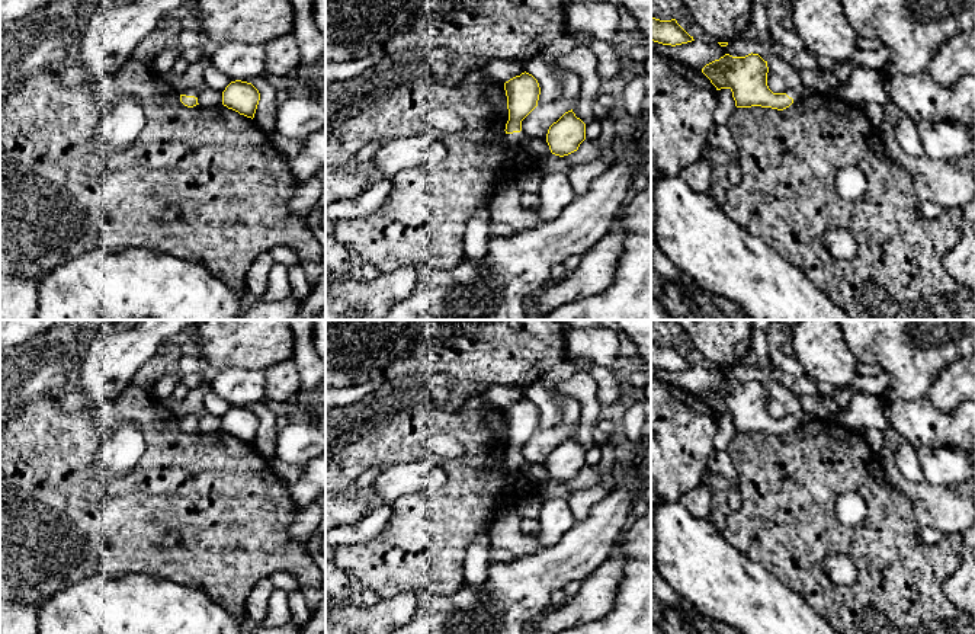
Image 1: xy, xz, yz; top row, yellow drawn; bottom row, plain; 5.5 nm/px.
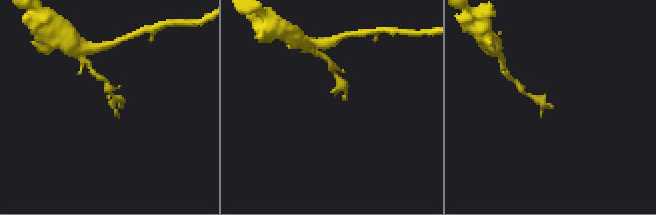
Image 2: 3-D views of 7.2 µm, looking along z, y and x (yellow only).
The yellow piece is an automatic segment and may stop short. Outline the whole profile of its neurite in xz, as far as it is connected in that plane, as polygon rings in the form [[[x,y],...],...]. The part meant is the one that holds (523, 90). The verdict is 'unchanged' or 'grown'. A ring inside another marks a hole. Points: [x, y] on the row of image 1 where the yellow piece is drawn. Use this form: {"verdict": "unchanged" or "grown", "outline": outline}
{"verdict": "grown", "outline": [[[522,73],[504,83],[507,96],[509,121],[506,124],[507,151],[514,151],[520,147],[522,121],[538,106],[541,87],[538,80],[529,74]]]}

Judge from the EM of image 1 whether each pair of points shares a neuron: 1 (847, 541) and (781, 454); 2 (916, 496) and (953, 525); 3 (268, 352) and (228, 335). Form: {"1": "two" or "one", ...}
{"1": "one", "2": "one", "3": "one"}

